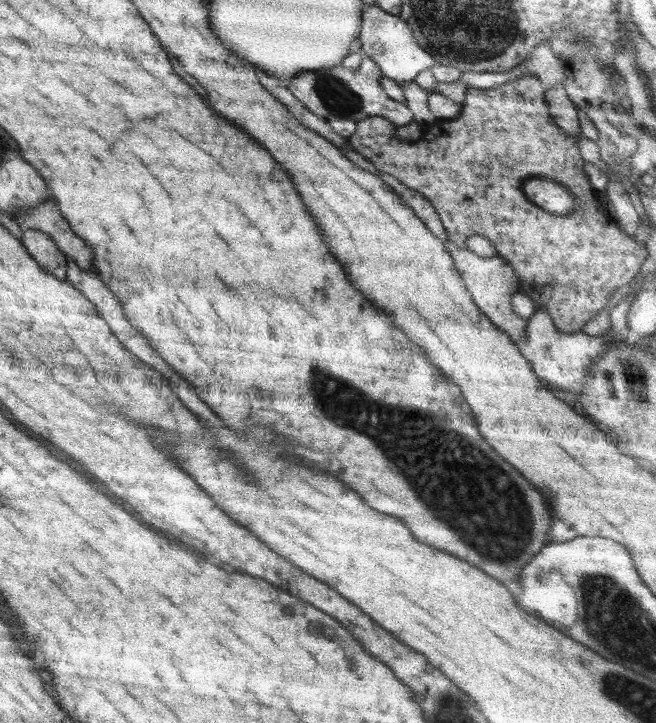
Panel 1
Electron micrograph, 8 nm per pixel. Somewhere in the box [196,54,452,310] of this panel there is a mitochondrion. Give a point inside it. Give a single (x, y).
(334, 94)

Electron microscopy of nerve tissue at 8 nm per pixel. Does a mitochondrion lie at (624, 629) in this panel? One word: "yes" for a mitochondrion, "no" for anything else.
yes

